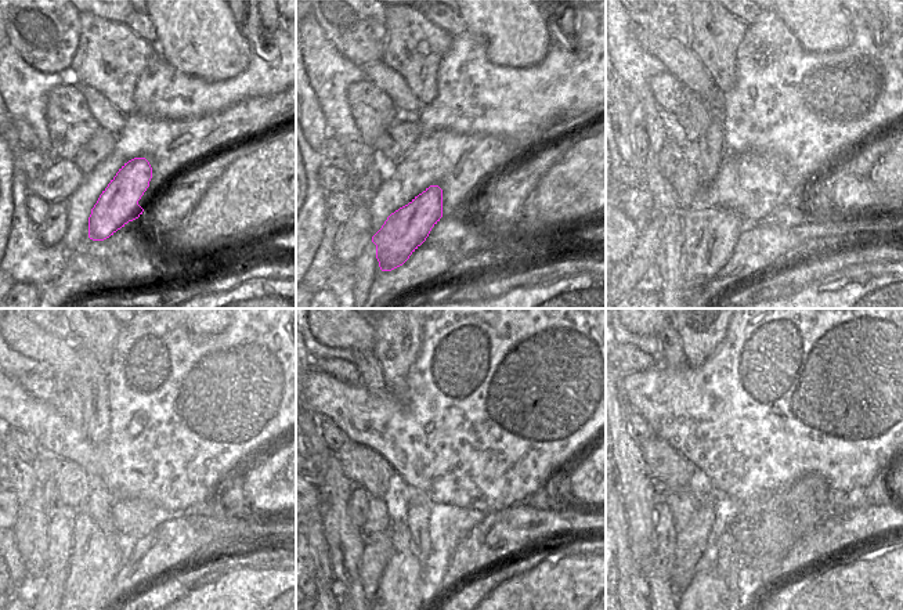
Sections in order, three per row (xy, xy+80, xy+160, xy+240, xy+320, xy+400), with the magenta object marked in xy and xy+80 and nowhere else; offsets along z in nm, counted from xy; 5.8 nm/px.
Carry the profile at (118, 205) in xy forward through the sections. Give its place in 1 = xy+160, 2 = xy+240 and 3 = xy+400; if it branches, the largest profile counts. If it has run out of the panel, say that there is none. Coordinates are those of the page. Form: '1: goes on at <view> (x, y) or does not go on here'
1: goes on at xy+160 (711, 234)
2: goes on at xy+240 (96, 562)
3: goes on at xy+400 (705, 589)

